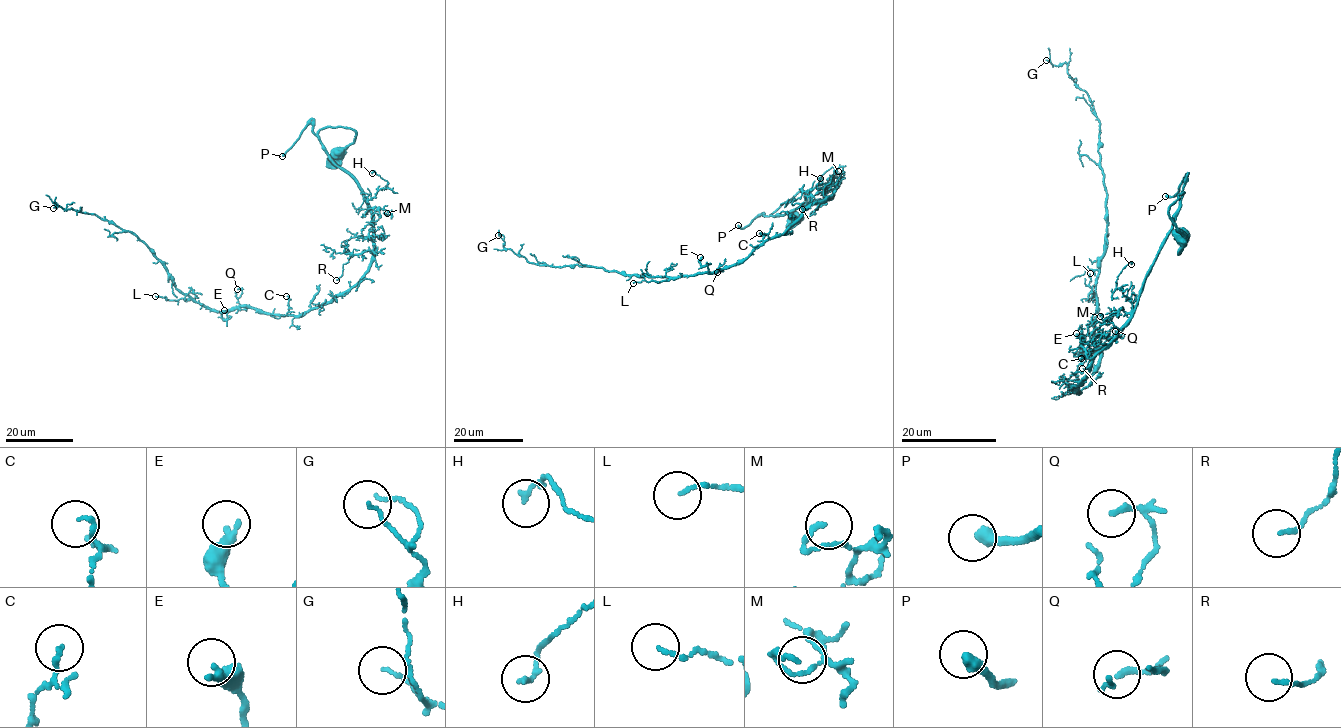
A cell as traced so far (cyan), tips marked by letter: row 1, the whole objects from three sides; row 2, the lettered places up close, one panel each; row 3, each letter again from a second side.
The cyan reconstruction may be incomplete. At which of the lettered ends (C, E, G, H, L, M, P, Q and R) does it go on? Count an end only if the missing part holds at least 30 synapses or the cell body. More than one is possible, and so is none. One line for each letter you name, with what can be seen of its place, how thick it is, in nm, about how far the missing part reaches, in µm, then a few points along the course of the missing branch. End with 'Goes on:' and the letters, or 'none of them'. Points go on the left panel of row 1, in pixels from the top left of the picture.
P: Place: (282, 156). Thickness 360 nm. Missing length about 100 µm. Course of what is missing: (282, 156), (278, 169), (283, 191), (310, 198), (318, 143), (258, 77), (257, 25), (248, 13)
Goes on: P

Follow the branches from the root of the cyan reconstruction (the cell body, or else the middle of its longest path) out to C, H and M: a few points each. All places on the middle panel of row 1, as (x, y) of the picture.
C: (793, 219), (805, 205), (803, 192), (770, 214), (828, 200), (834, 191), (781, 234), (764, 240), (759, 233)
H: (793, 219), (805, 205), (803, 192), (770, 214), (779, 216), (826, 199), (823, 192), (835, 167), (820, 178)
M: (793, 219), (805, 205), (803, 192), (770, 214), (779, 216), (825, 200), (825, 192), (839, 177), (838, 171)

